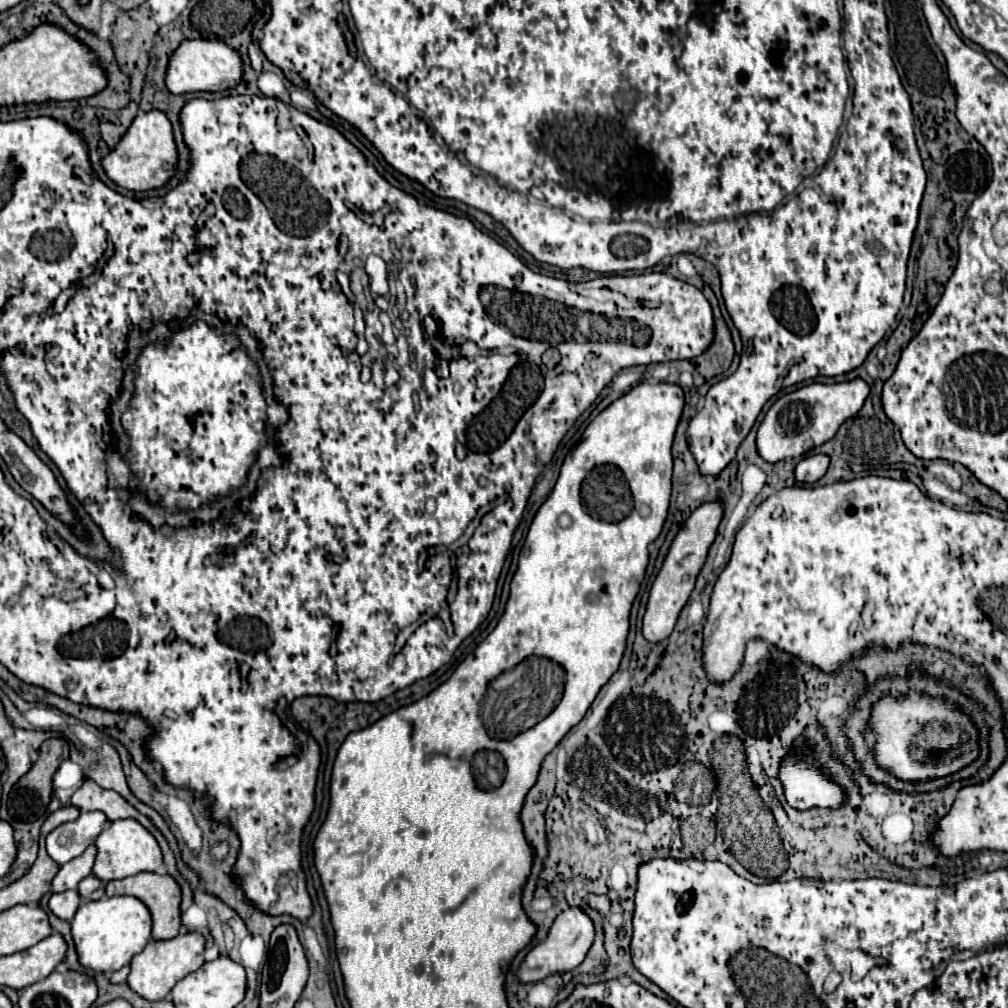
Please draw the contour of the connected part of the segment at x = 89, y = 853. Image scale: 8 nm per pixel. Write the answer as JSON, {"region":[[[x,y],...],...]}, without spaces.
{"region":[[[90,845],[80,857],[64,863],[52,881],[52,891],[58,893],[58,891],[66,891],[66,889],[76,889],[78,883],[92,873],[96,853],[98,853],[96,845]]]}

